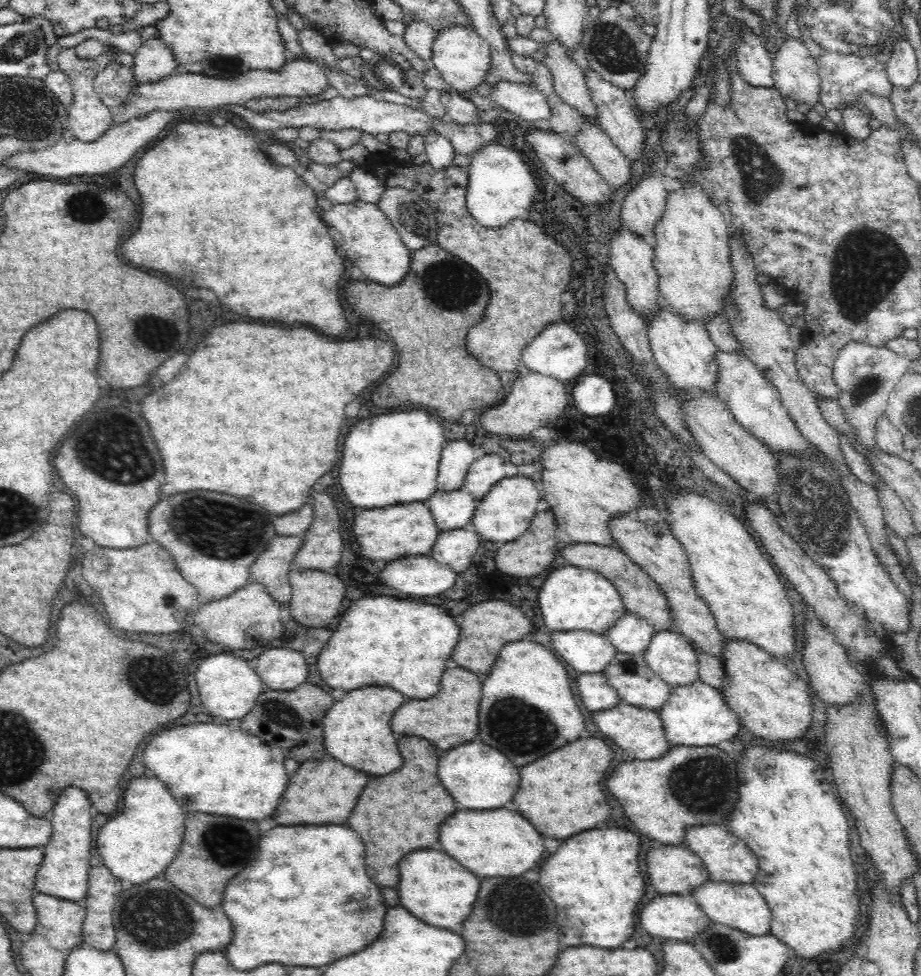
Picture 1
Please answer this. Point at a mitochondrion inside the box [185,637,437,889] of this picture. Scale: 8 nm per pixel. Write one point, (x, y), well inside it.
(223, 843)

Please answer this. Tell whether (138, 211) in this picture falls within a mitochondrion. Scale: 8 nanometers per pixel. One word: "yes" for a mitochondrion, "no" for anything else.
no

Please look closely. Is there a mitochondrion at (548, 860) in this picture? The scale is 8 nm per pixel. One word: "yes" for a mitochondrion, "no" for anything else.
no

